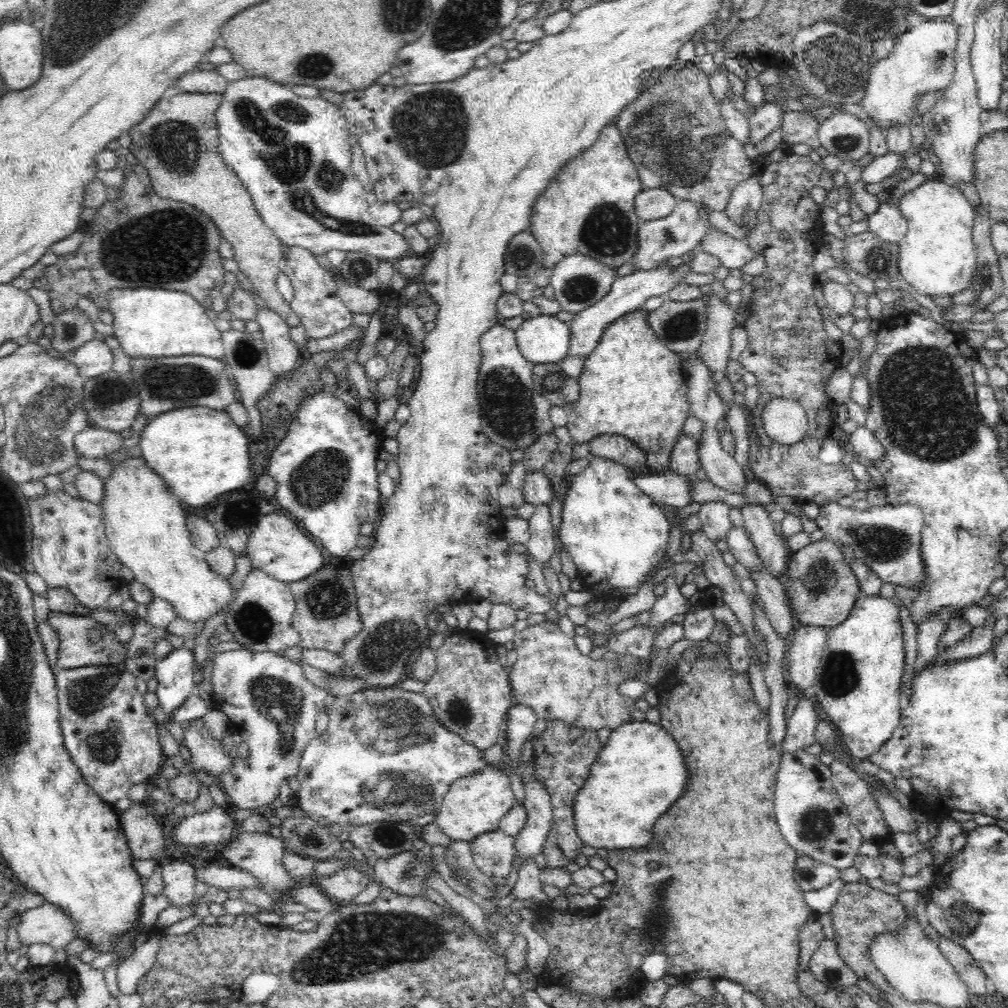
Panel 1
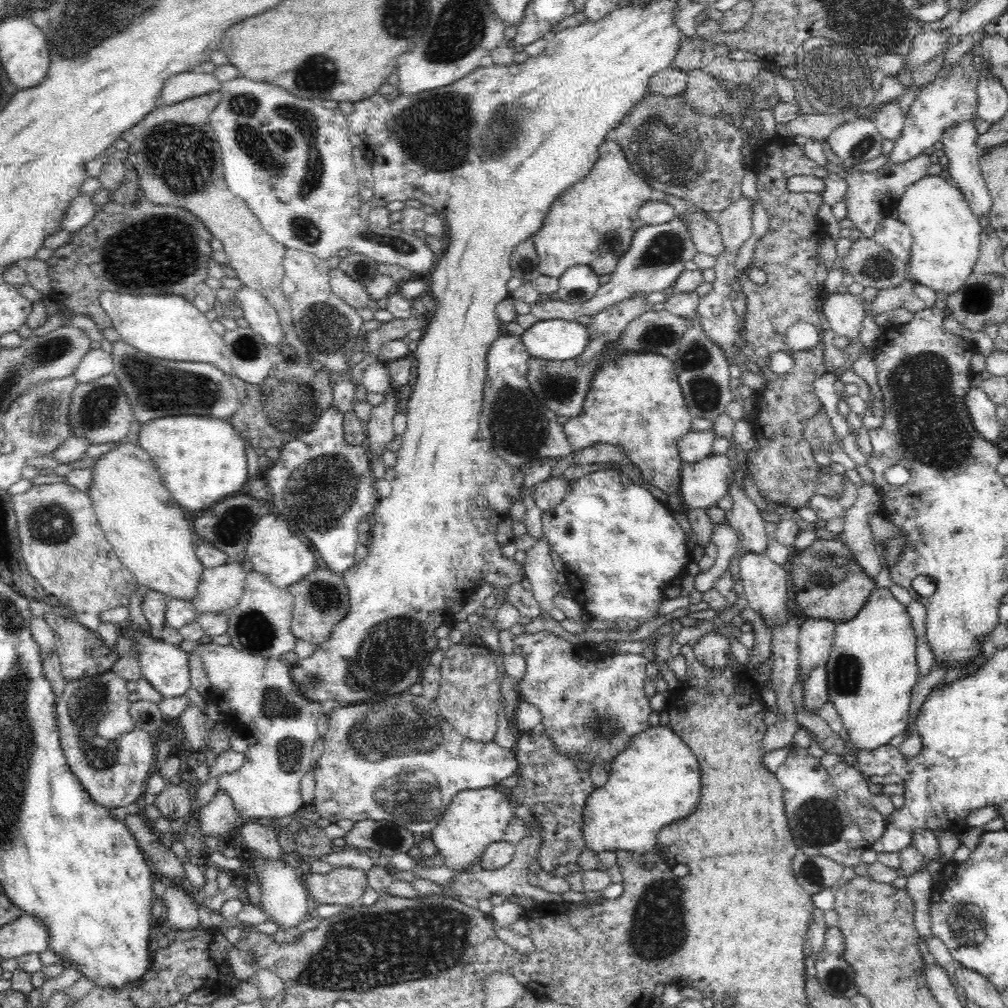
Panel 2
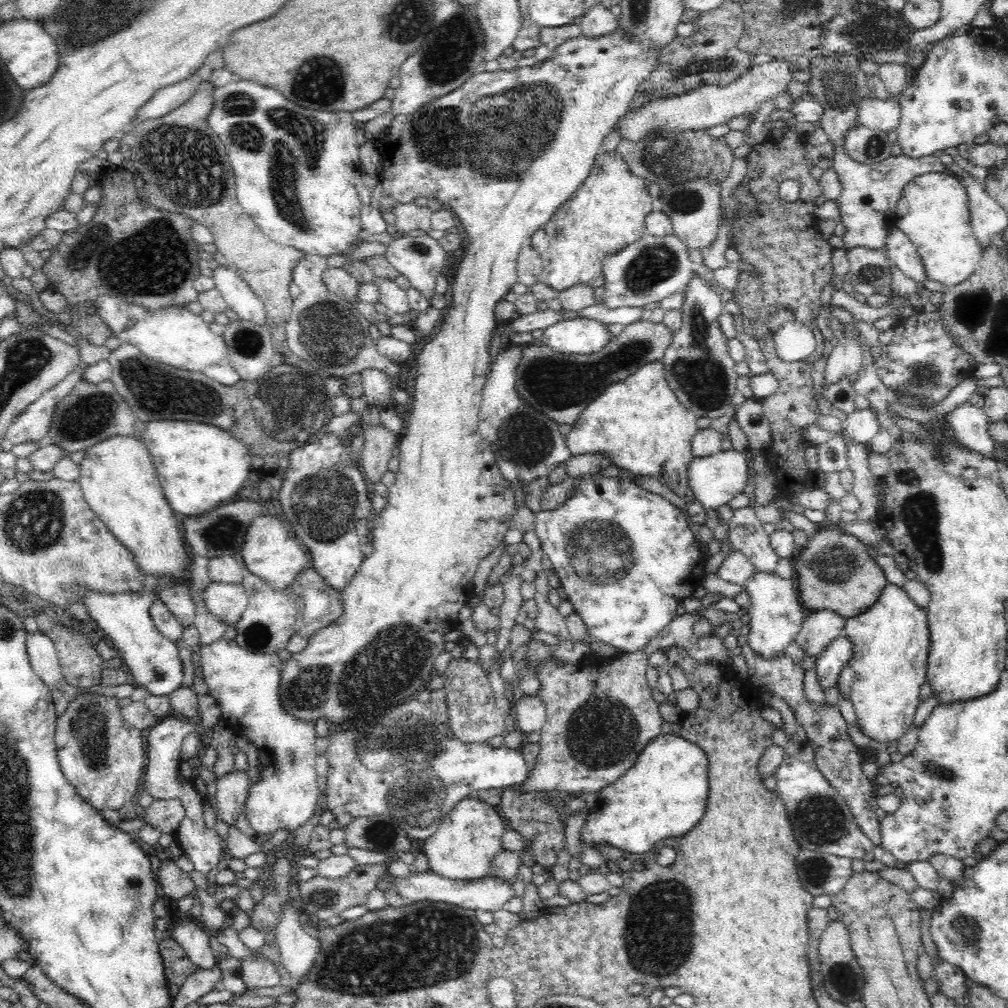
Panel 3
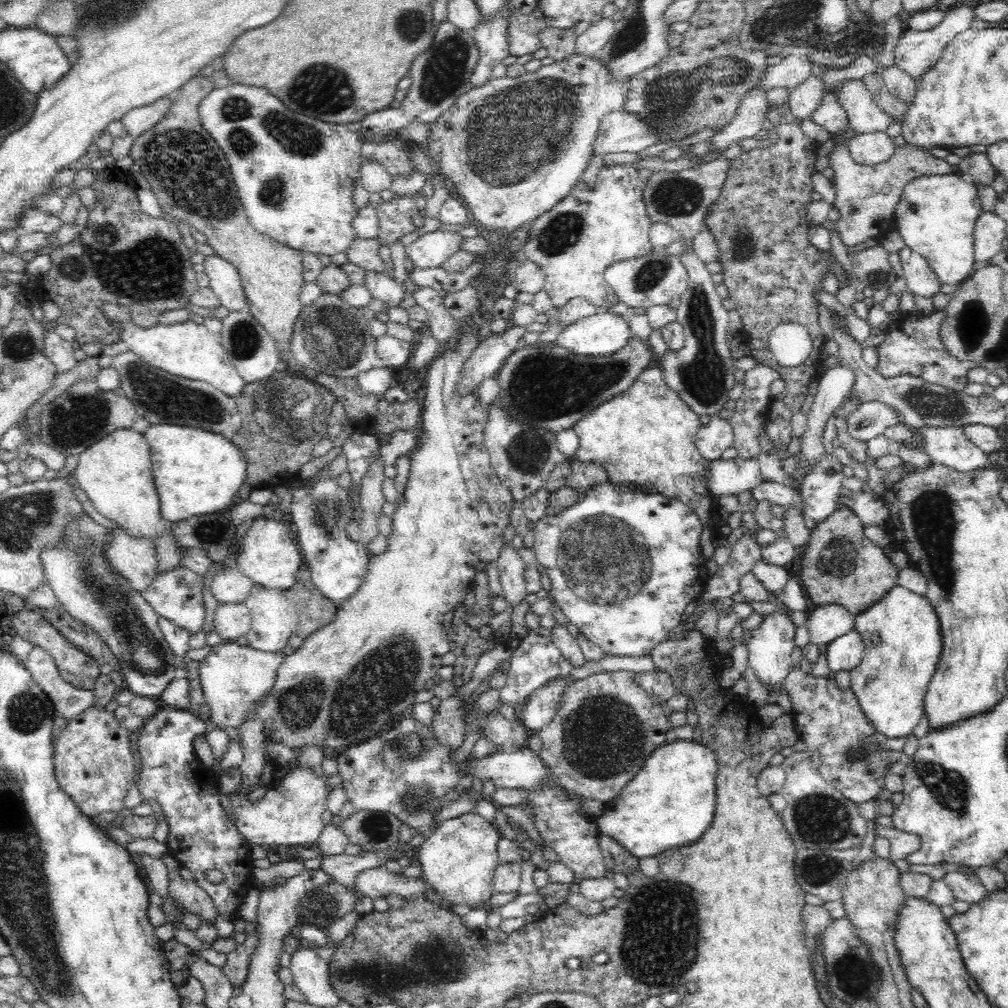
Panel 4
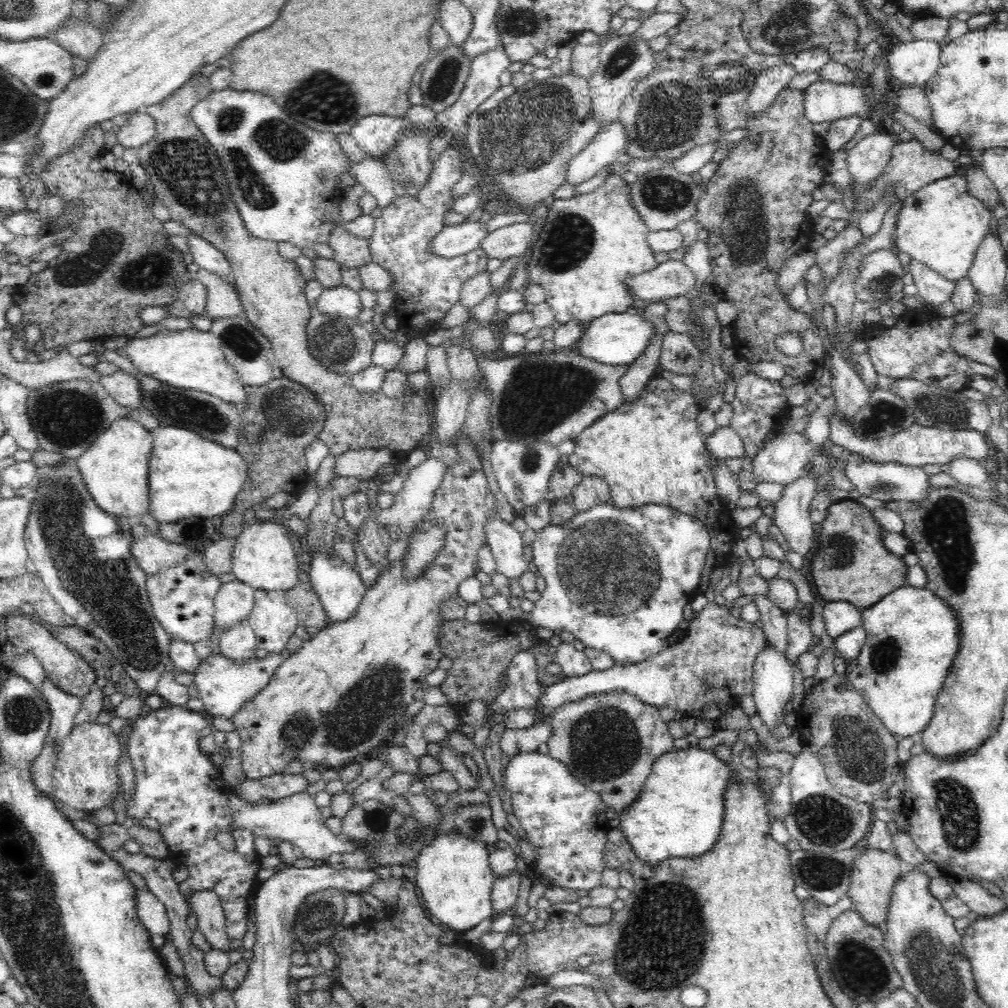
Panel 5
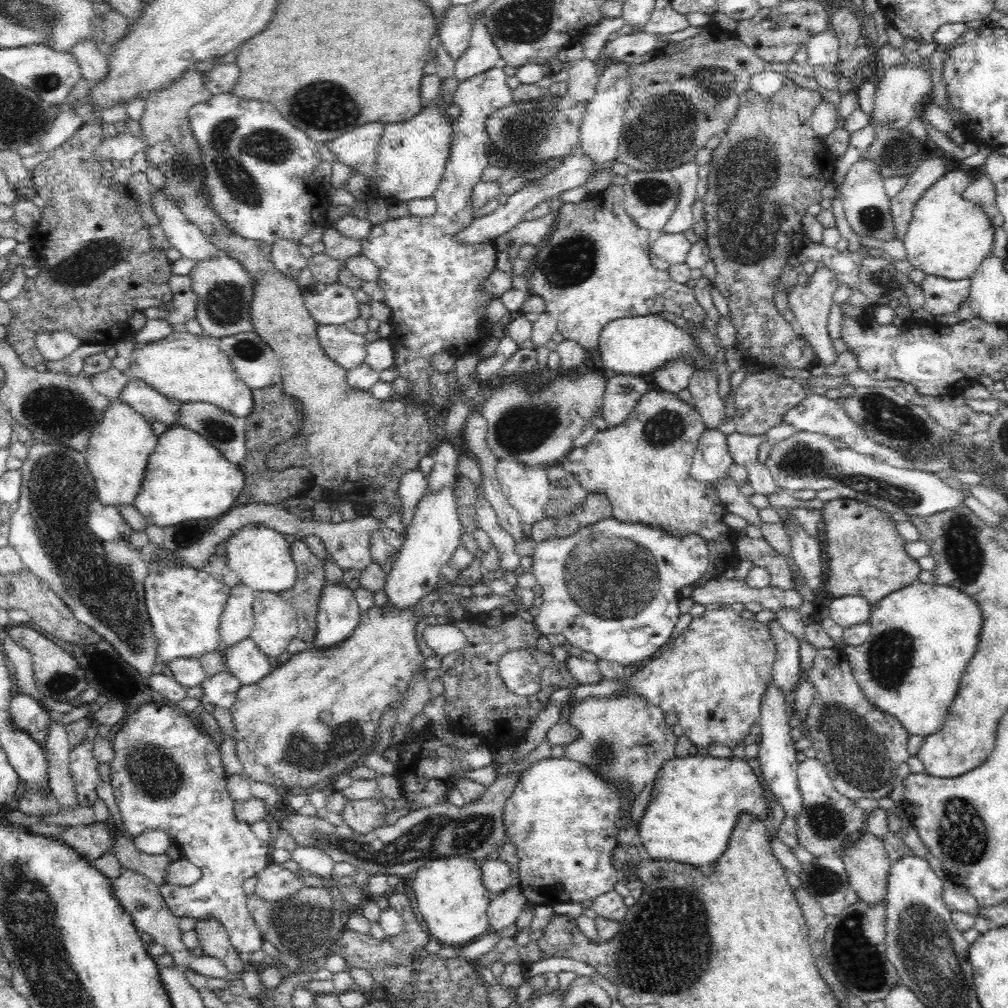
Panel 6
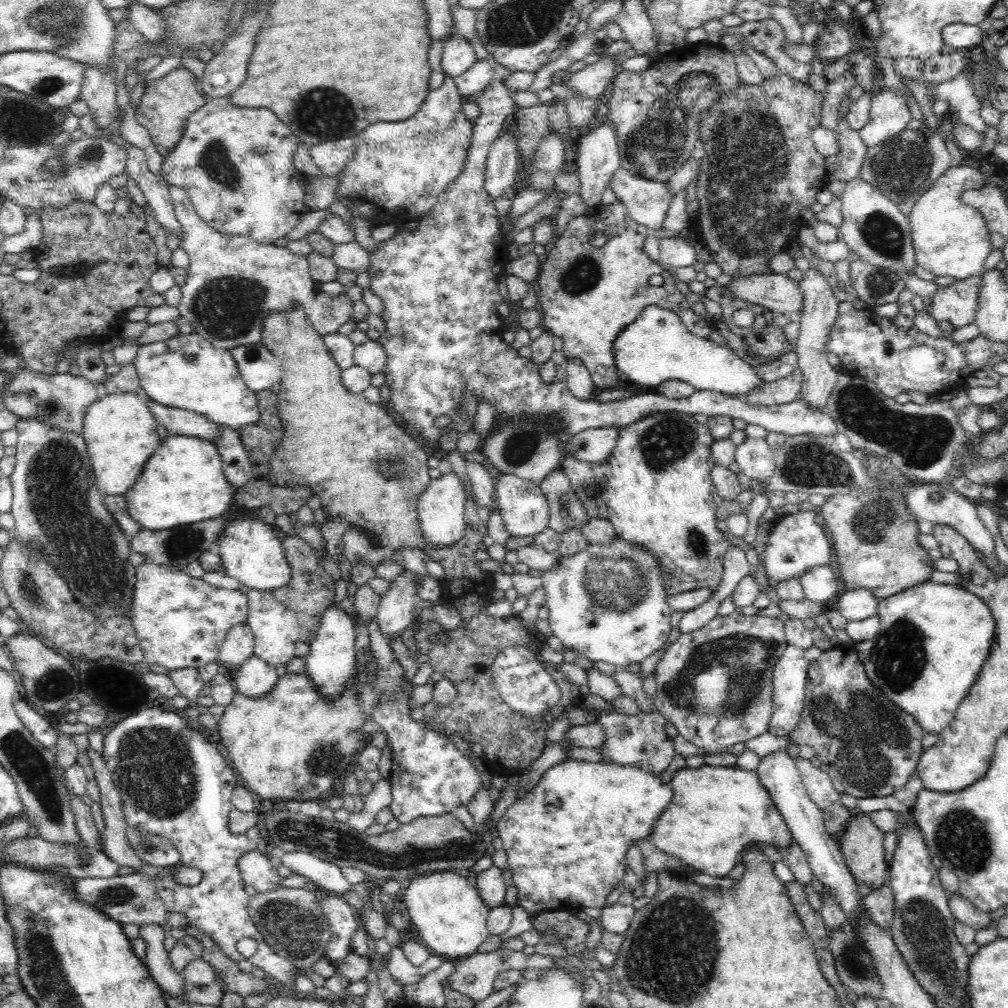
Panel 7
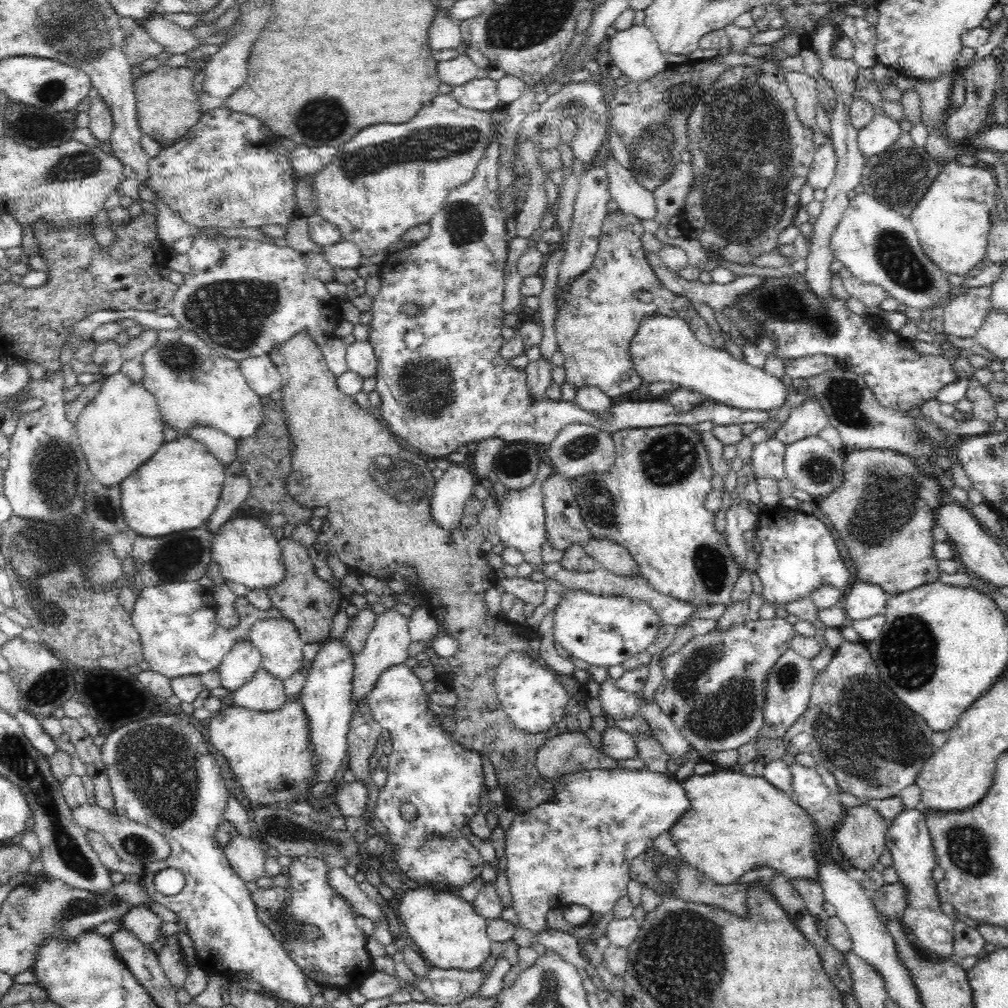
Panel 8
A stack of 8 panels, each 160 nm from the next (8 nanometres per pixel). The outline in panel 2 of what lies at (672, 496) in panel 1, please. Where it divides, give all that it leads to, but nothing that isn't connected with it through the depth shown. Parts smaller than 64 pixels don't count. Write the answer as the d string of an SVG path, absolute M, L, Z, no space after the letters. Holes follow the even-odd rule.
M725 453L708 456L696 464L682 463L680 472L679 496L690 508L714 506L734 481L732 465Z

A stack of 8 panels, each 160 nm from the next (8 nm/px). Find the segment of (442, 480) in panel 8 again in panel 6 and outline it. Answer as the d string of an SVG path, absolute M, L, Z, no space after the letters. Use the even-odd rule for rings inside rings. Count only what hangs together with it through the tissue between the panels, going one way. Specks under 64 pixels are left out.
M449 483L442 490L420 498L413 519L404 530L403 545L397 552L383 588L389 599L388 604L393 608L404 612L438 588L442 566L449 564L456 547L461 543L462 532L455 494L452 483Z

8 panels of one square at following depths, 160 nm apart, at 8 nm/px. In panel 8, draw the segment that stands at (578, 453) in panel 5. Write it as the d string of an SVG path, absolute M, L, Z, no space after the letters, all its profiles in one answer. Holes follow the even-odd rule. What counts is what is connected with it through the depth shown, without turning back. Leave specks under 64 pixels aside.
M672 423L671 425L648 428L626 428L612 433L612 440L616 445L617 455L610 470L607 470L607 473L586 473L585 475L578 475L572 482L582 518L588 525L592 536L608 538L628 549L628 553L636 559L636 563L639 565L641 576L647 578L649 584L657 592L668 597L676 598L677 600L684 600L696 606L697 609L702 606L708 608L708 606L714 606L716 604L723 604L728 608L730 604L733 604L731 593L735 588L740 574L744 572L744 569L740 569L738 563L732 557L725 533L718 533L714 529L715 514L704 507L704 500L706 500L708 492L712 490L712 483L710 482L712 482L713 468L708 460L708 451L704 447L704 442L702 442L698 427Z

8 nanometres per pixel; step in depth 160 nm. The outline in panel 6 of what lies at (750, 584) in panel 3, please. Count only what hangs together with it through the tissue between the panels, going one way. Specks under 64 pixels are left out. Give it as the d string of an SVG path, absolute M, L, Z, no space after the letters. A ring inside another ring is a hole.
M770 681L767 684L768 688L766 688L766 692L764 692L764 696L762 696L762 710L760 710L760 718L759 725L761 726L761 737L762 740L759 745L759 762L761 767L761 772L770 786L770 790L772 790L772 796L778 800L780 804L783 806L784 812L786 815L794 818L794 821L797 822L797 816L799 812L803 809L801 792L798 786L797 781L797 766L798 760L796 759L796 747L795 741L790 737L790 727L788 712L787 712L787 702L785 702L785 695L783 691L779 688L779 686L774 685L773 681Z

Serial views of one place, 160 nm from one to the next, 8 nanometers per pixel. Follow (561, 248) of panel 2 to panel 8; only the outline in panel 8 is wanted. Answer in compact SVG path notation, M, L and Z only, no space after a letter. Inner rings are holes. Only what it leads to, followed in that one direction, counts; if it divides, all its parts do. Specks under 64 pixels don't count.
M618 209L609 212L601 230L593 263L573 278L565 293L555 299L555 337L565 357L563 368L568 383L575 389L582 385L596 387L611 398L632 394L643 380L632 367L630 343L642 320L656 315L684 316L701 343L724 349L722 334L712 330L698 315L694 302L666 288L654 273L640 241L645 229L638 218ZM640 289L652 292L651 303L643 303L632 295Z

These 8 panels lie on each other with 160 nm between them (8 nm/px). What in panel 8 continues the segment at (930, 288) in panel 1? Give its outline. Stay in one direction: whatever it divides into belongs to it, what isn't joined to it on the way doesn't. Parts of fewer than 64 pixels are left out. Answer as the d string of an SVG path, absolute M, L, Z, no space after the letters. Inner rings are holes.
M957 162L941 167L940 174L931 182L909 217L922 250L940 270L948 274L965 275L978 262L985 261L996 190L997 178L989 167L962 166Z

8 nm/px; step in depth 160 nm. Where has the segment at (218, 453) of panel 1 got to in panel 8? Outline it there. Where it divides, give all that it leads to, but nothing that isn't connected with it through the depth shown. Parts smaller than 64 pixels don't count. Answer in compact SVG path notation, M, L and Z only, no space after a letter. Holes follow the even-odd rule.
M179 435L177 439L165 442L144 466L140 466L140 470L136 470L136 474L130 474L120 484L122 514L128 527L138 535L154 538L170 532L202 527L220 500L225 481L224 469L225 466L216 455L198 440Z

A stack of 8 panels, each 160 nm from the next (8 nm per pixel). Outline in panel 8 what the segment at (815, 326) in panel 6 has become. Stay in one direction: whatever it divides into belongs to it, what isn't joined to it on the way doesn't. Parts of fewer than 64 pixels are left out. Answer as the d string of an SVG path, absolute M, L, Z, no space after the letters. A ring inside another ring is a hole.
M645 252L654 273L658 275L660 282L672 292L689 298L694 304L705 303L713 310L721 311L723 307L729 307L736 302L740 296L746 296L754 292L764 280L762 276L746 275L736 276L732 282L727 284L708 283L699 280L689 281L682 278L676 271L670 270L656 253Z

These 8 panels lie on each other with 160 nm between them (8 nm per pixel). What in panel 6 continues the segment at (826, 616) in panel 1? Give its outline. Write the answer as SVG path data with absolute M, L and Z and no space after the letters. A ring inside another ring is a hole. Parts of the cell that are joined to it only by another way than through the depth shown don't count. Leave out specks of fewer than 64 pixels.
M841 496L825 502L821 515L826 530L821 539L828 558L824 582L828 596L858 596L872 604L918 580L921 569L917 560L904 551L906 540L897 533L890 512Z

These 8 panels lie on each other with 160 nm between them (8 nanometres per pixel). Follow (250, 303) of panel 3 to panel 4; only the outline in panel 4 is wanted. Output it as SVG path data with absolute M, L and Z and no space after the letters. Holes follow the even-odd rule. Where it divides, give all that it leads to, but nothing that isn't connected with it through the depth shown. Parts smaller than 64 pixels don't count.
M218 255L206 256L203 265L209 277L209 287L214 290L221 305L229 311L249 312L248 299L236 267Z

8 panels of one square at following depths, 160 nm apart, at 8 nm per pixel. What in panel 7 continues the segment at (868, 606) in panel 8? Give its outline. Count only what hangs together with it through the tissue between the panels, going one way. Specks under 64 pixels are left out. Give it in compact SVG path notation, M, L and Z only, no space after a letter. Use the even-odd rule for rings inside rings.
M867 589L848 590L838 595L836 609L847 621L862 621L877 614L880 601Z

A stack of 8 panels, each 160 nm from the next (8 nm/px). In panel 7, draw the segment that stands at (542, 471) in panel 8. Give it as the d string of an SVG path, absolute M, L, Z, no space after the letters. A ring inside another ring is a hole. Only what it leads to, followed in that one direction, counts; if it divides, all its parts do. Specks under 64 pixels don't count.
M502 473L495 484L495 508L504 519L504 527L510 536L524 537L540 534L549 522L549 502L540 485L522 479L516 474Z

